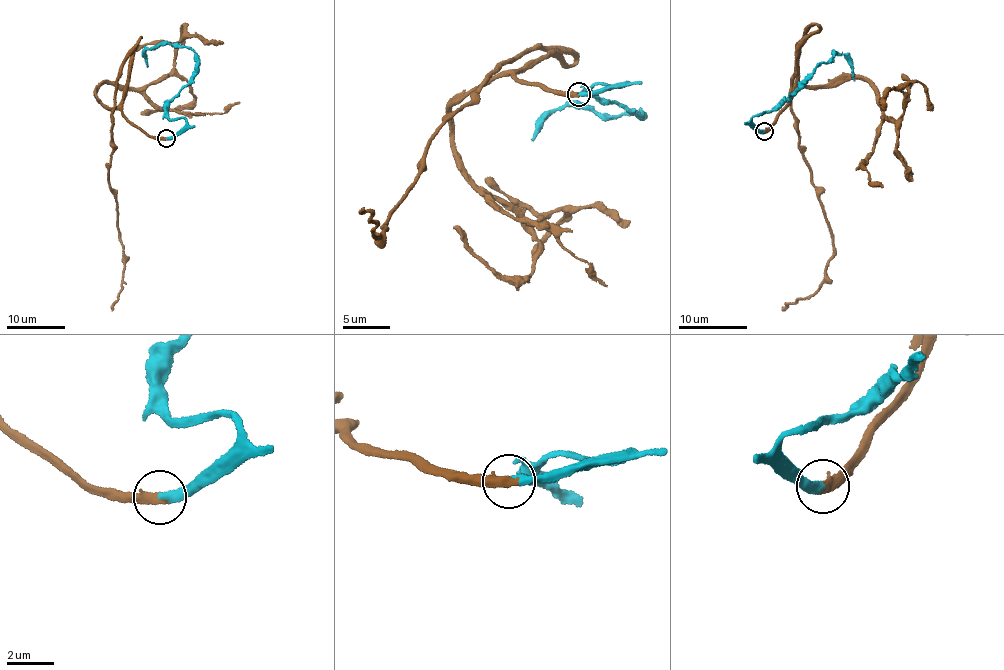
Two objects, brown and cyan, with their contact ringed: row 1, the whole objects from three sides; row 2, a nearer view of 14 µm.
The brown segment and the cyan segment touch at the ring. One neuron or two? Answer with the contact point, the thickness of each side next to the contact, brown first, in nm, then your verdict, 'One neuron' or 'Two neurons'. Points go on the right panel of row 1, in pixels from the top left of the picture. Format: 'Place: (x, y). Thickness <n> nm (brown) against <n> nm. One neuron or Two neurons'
Place: (764, 131). Thickness 460 nm (brown) against 340 nm. One neuron

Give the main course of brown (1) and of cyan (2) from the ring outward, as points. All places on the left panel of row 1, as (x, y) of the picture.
1: (166, 139), (141, 132), (123, 113), (127, 59), (118, 75), (108, 179), (124, 268), (111, 310)
2: (166, 139), (186, 123), (169, 118), (166, 109), (196, 60), (191, 50), (168, 44), (145, 53), (148, 67)

